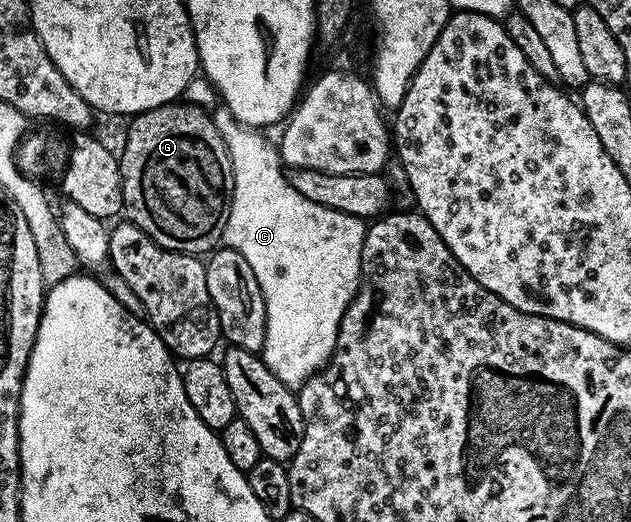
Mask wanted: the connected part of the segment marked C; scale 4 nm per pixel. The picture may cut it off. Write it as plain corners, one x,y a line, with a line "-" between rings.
224,106
212,109
211,115
227,146
233,171
233,196
229,199
229,217
221,238
224,247
239,250
239,254
247,258
261,287
265,303
265,341
259,355
279,382
297,390
320,372
337,350
341,319
361,286
361,255
367,224
357,216
348,216
319,206
319,202
311,202
311,198
303,198
303,194
291,186
278,145
274,141
272,144
264,131
238,124
231,110

